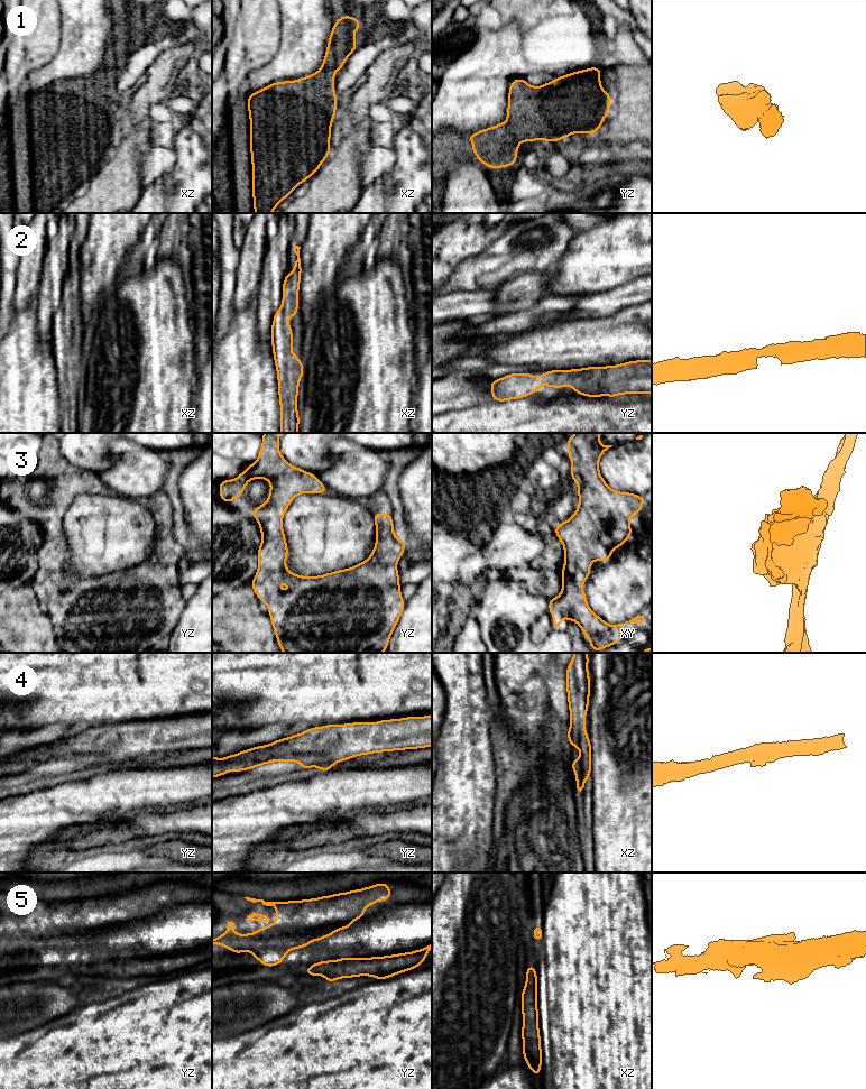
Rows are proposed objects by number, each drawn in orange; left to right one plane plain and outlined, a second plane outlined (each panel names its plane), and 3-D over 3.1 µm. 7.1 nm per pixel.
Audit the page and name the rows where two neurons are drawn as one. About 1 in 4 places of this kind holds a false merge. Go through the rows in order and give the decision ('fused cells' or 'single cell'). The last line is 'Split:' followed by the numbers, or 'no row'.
1: single cell
2: single cell
3: single cell
4: single cell
5: single cell
Split: no row

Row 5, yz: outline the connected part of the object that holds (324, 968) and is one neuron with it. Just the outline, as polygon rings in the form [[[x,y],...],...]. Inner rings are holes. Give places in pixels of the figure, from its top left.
[[[432,944],[412,952],[391,956],[322,960],[307,967],[304,972],[308,976],[325,977],[329,984],[337,979],[360,976],[375,977],[377,980],[387,979],[420,967],[431,949]]]

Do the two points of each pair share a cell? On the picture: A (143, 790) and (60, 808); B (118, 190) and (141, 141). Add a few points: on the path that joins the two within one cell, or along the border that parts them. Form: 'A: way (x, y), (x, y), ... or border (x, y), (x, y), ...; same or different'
A: way (122, 790), (109, 792), (95, 801), (80, 804); same
B: way (121, 177), (125, 162), (129, 154); same

